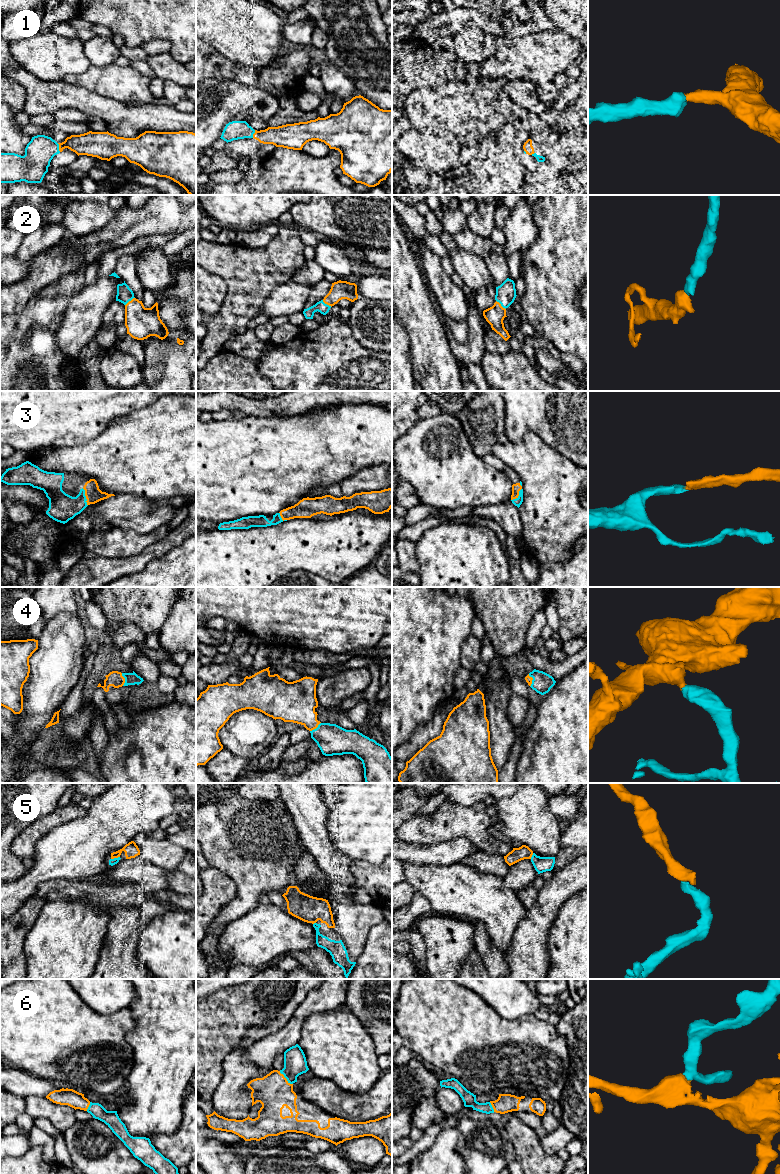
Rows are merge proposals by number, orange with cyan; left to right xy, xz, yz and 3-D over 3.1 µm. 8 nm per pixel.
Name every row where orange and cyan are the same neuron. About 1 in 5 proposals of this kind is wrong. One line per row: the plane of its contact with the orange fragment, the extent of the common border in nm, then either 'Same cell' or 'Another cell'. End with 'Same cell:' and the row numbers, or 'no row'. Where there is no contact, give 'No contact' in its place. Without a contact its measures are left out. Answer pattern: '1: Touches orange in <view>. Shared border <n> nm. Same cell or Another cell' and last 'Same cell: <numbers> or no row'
1: Touches orange in xy. Shared border 80 nm. Same cell
2: Touches orange in yz. Shared border 110 nm. Same cell
3: Touches orange in xy. Shared border 150 nm. Same cell
4: Touches orange in xy. Shared border 110 nm. Same cell
5: Touches orange in xy. Shared border 80 nm. Same cell
6: Touches orange in xz. Shared border 160 nm. Same cell
Same cell: 1, 2, 3, 4, 5, 6

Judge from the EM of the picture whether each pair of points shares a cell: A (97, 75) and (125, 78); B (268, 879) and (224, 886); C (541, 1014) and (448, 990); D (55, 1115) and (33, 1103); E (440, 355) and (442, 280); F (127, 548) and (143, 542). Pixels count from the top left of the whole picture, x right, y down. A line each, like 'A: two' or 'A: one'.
A: one
B: two
C: two
D: one
E: two
F: one

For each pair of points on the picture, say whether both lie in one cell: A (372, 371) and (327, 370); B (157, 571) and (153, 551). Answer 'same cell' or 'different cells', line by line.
A: same cell
B: different cells

